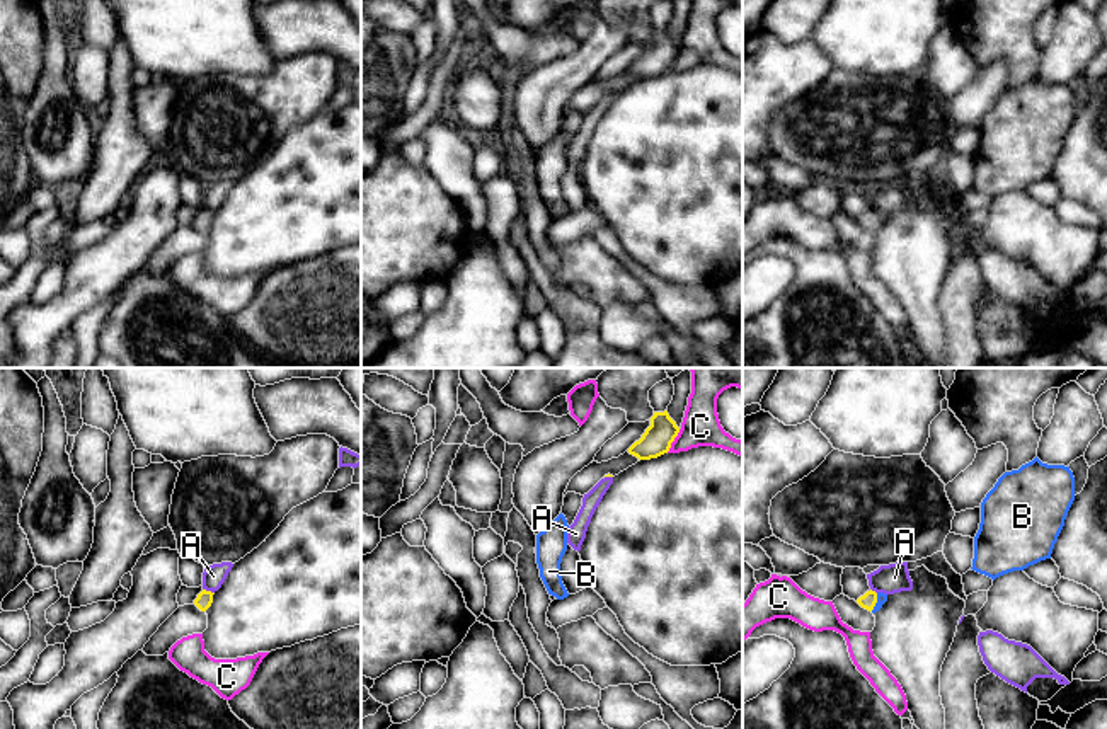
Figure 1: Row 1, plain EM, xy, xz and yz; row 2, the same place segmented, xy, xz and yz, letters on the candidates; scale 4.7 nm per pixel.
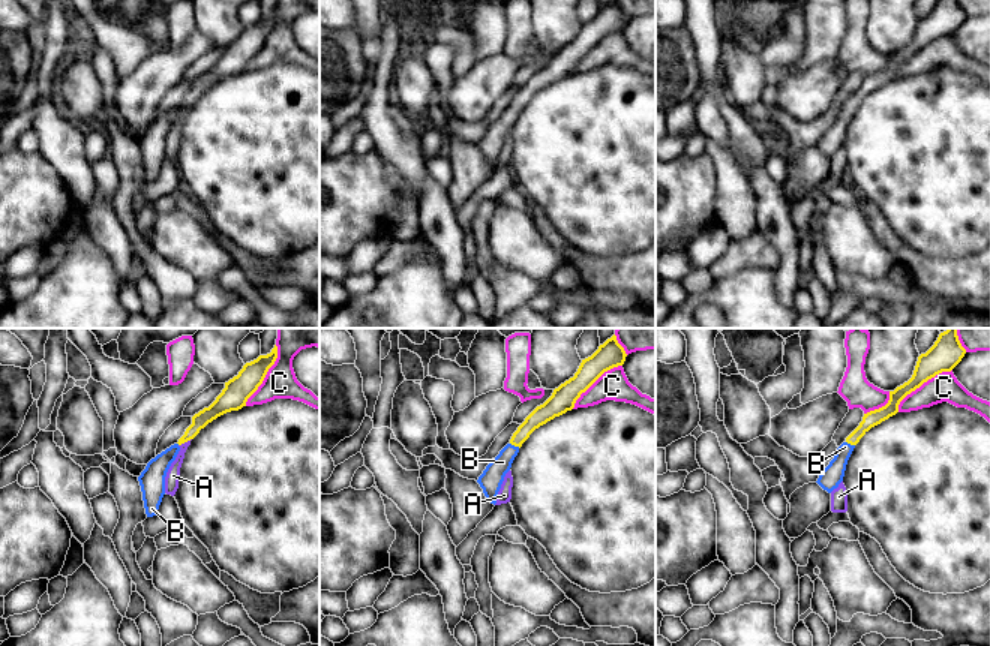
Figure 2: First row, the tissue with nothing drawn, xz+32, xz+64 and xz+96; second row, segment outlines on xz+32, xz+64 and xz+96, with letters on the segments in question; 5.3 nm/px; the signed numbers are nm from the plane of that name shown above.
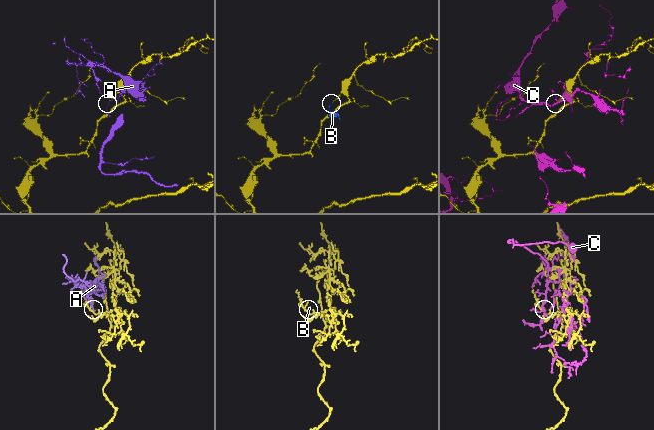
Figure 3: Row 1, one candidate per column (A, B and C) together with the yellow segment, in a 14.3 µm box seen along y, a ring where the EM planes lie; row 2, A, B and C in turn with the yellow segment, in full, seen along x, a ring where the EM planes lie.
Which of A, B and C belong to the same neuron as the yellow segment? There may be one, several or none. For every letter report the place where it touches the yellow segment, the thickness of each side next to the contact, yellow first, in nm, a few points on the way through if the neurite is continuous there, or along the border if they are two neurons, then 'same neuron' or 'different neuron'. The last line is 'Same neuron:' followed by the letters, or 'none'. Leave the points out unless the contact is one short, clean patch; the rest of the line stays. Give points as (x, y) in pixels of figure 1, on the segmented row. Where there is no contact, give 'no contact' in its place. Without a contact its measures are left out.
A: contact xy (208, 591); calibres 80 and 110 nm; different neuron
B: contact yz (876, 602); calibres 70 and 50 nm; way yz (869, 600), (876, 602), (881, 598); same neuron
C: contact xz (673, 440); calibres 140 and 180 nm; different neuron
Same neuron: B

